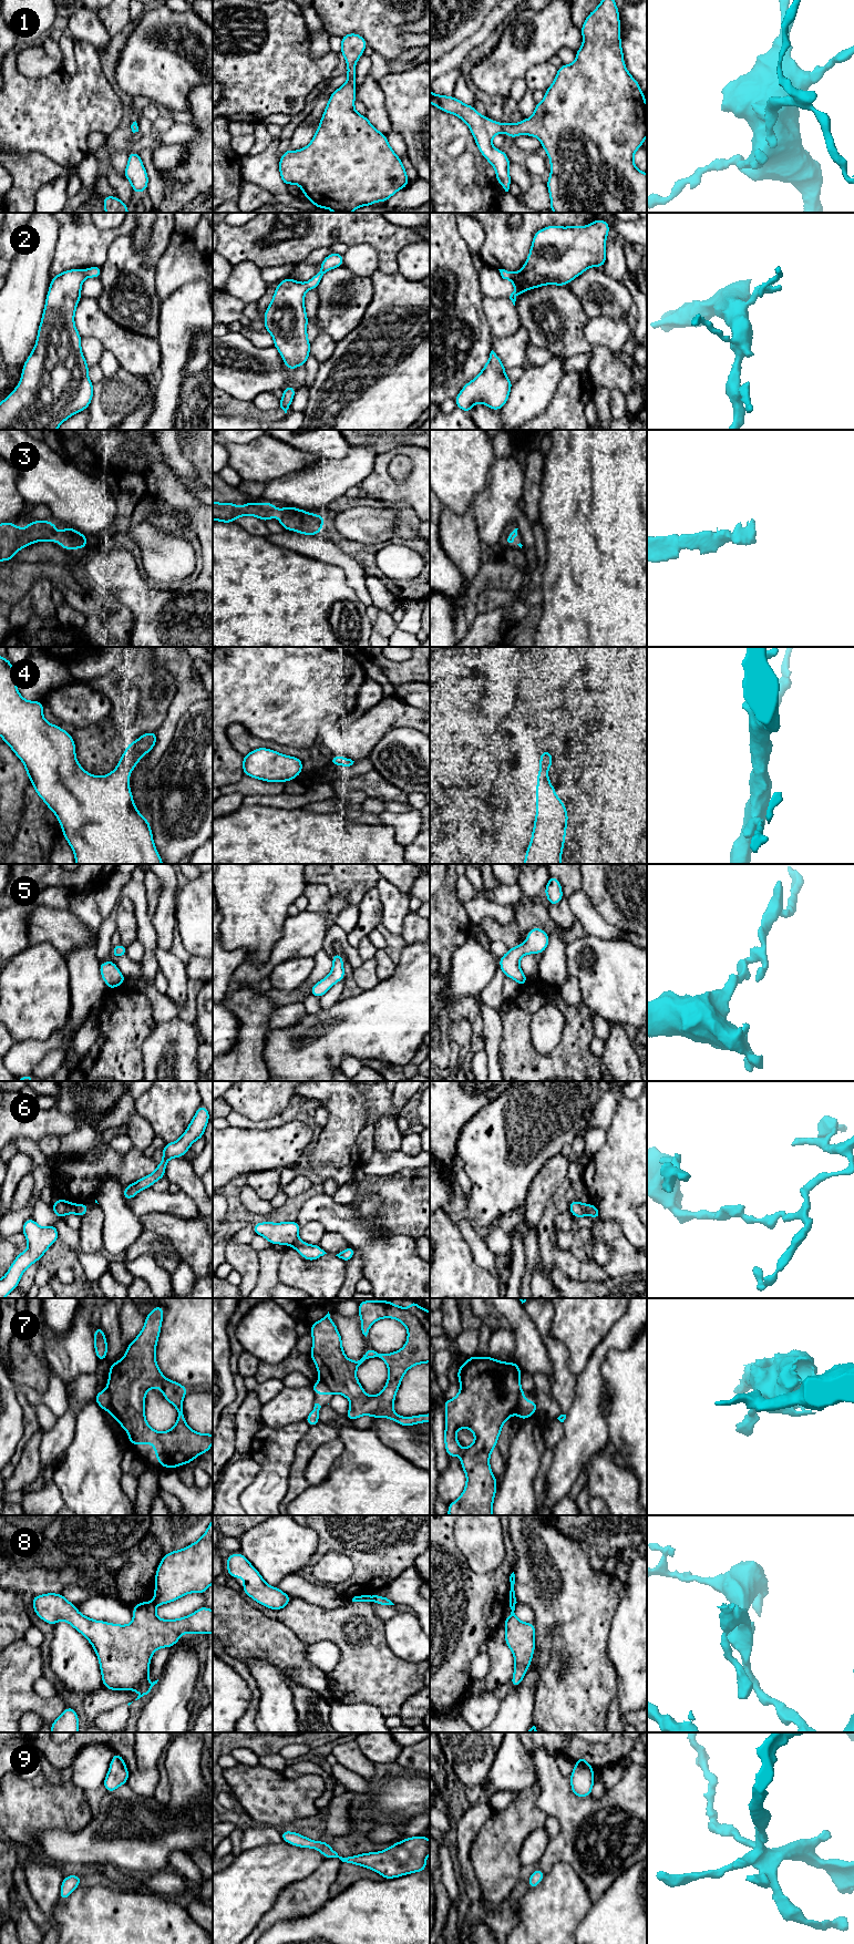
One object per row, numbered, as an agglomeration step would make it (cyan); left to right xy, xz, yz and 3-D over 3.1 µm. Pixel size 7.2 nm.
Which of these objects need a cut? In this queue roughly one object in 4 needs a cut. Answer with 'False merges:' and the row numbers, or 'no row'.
False merges: 6, 7, 8

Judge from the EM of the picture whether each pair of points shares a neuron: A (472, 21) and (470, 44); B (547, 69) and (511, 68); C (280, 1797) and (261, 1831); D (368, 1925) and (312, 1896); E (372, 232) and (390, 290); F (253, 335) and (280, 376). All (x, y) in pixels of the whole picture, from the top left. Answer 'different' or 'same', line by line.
A: different
B: different
C: different
D: different
E: different
F: different

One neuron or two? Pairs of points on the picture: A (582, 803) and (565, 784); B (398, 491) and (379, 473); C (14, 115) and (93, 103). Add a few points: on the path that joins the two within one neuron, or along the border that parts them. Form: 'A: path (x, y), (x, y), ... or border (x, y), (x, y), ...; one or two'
A: path (577, 799), (567, 789); one
B: path (393, 487), (383, 477); one
C: path (34, 115), (54, 115), (62, 110), (73, 106); one

